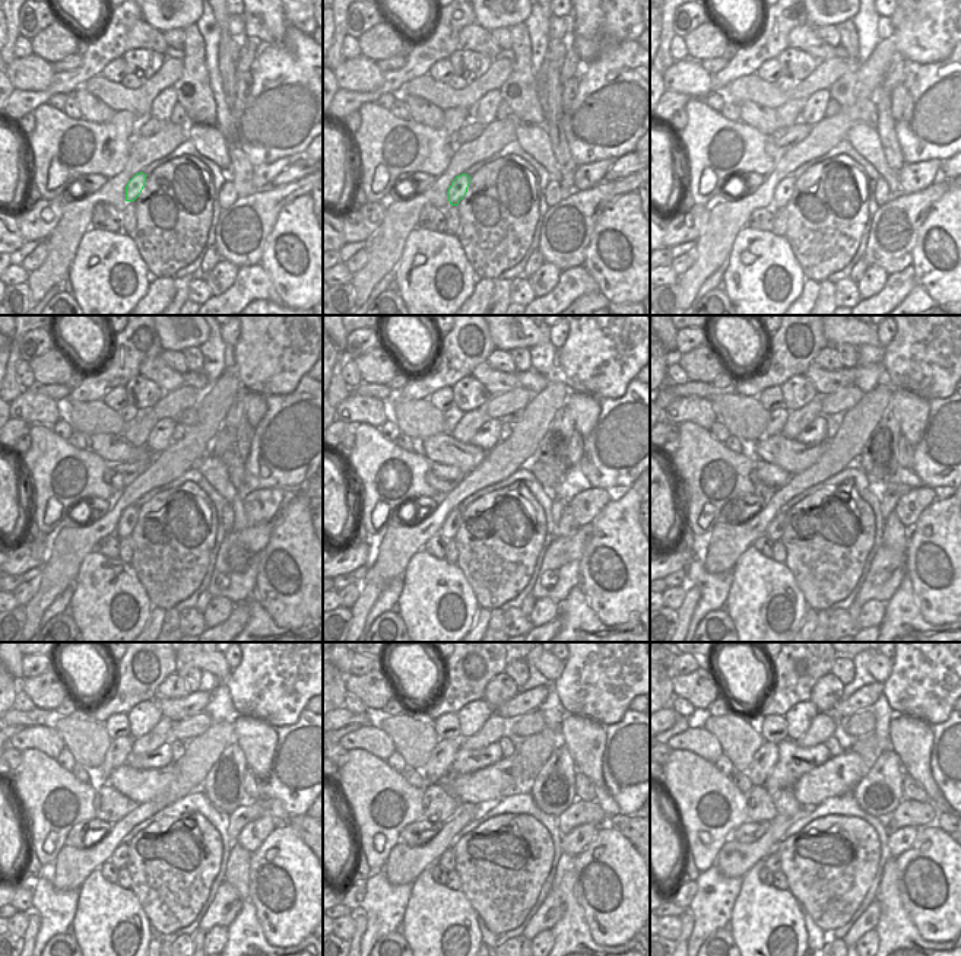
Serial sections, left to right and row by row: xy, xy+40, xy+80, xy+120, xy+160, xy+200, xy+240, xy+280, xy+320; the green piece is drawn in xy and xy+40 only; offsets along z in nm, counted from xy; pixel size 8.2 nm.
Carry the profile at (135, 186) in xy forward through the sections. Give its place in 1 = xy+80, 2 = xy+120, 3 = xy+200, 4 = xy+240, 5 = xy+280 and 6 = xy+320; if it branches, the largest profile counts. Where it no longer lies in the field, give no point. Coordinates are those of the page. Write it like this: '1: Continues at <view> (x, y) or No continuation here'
1: Continues at xy+80 (783, 193)
2: Continues at xy+120 (129, 518)
3: Continues at xy+200 (776, 527)
4: Continues at xy+240 (120, 857)
5: Continues at xy+280 (447, 860)
6: Continues at xy+320 (773, 863).

